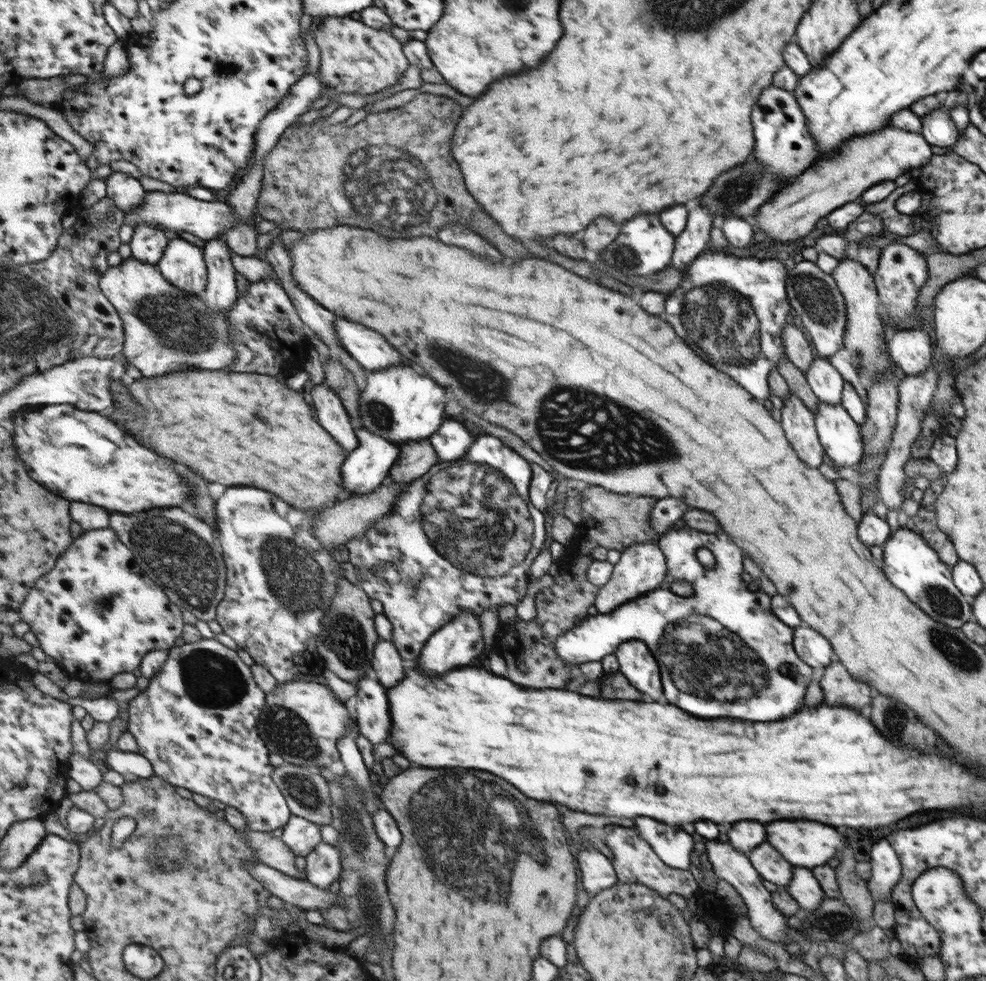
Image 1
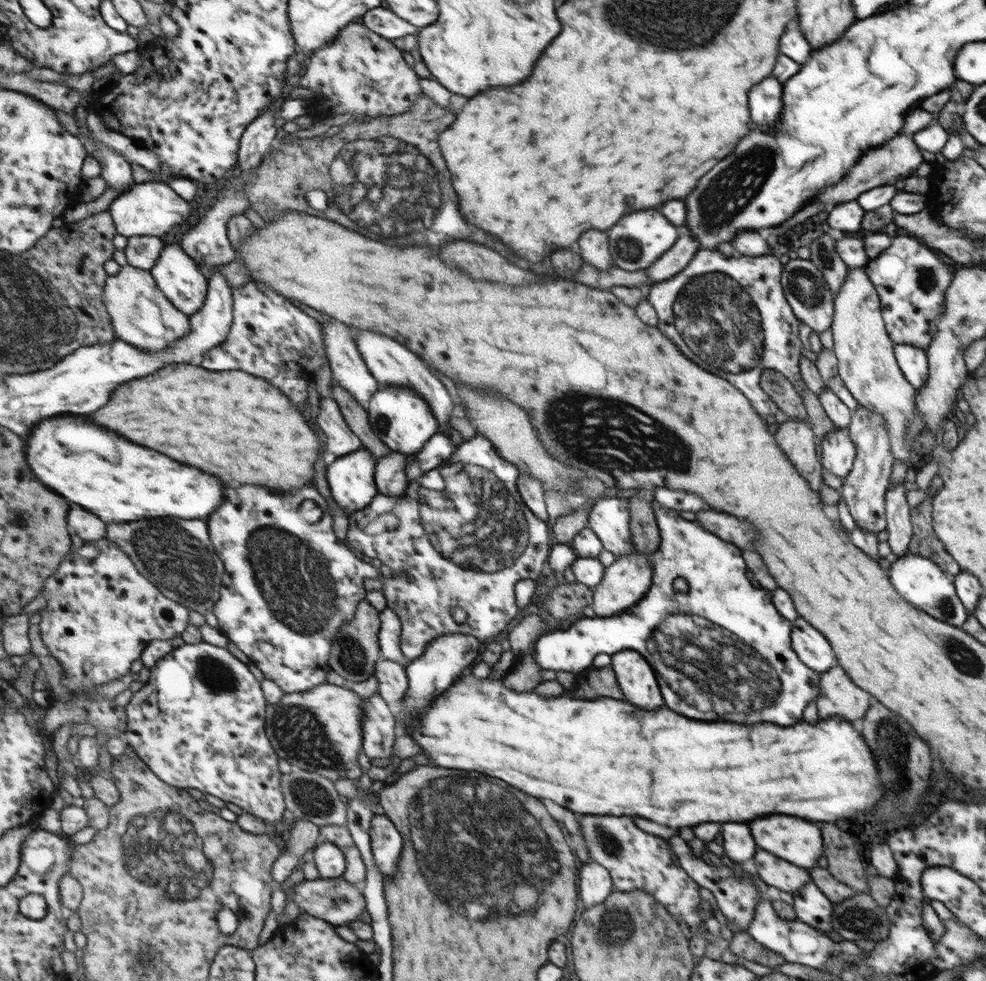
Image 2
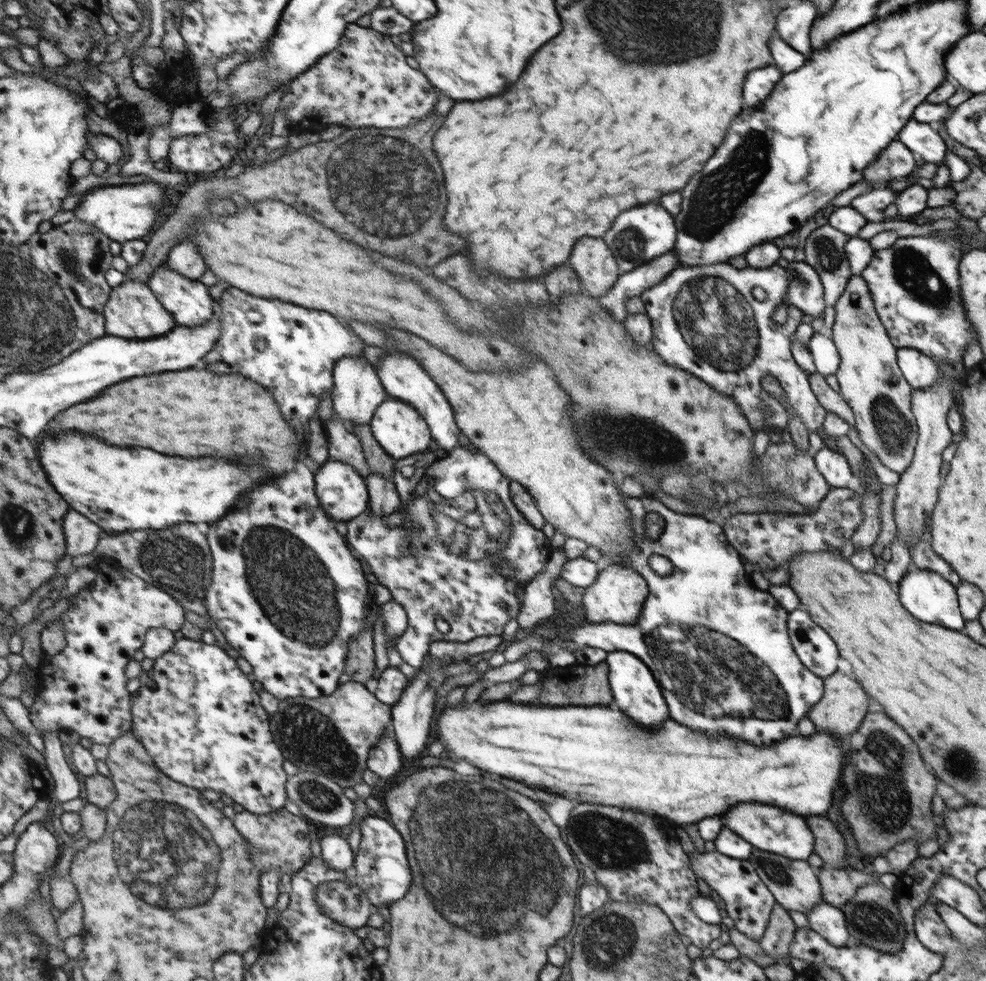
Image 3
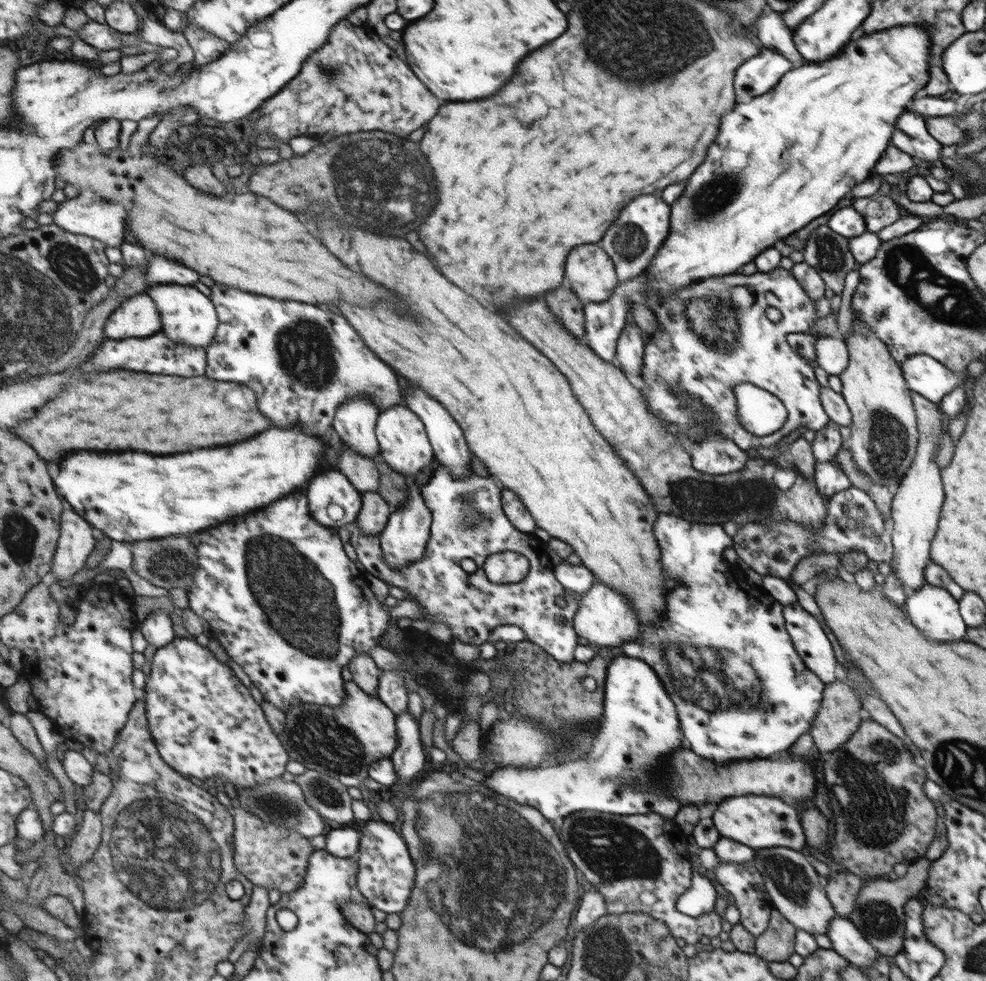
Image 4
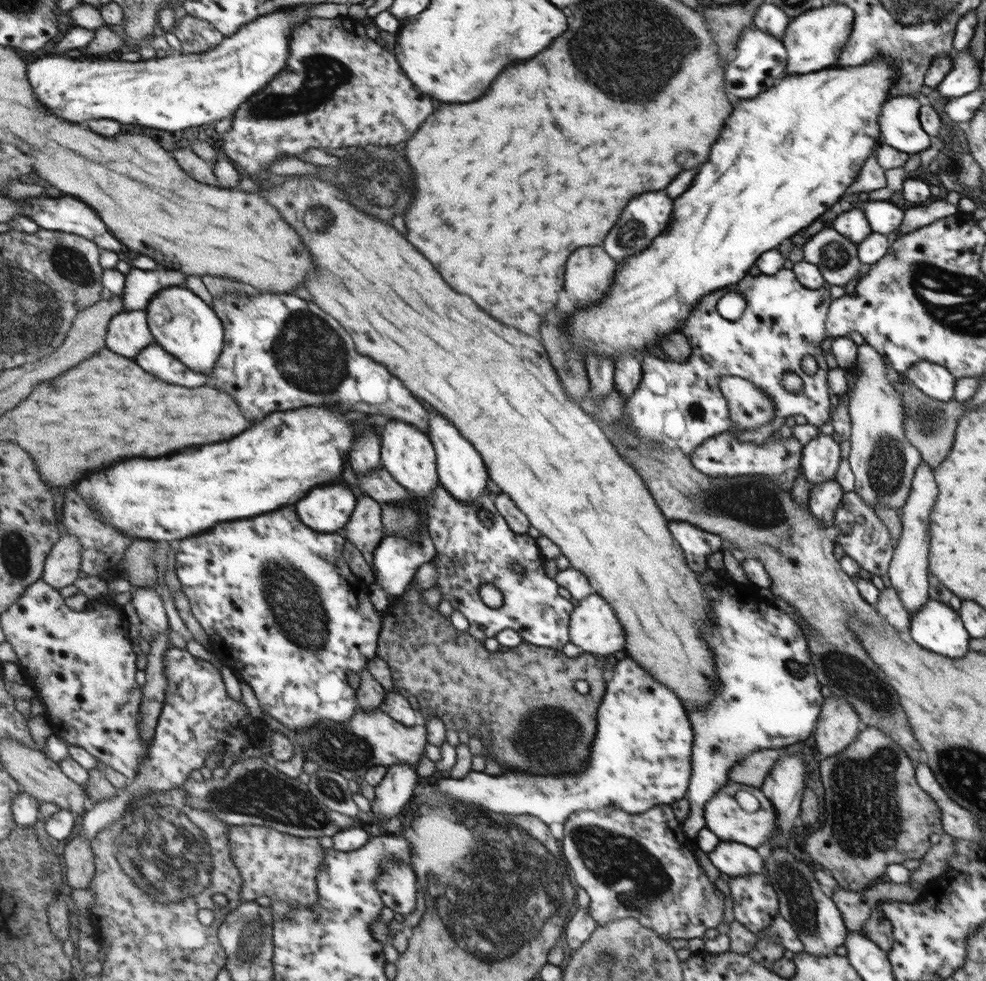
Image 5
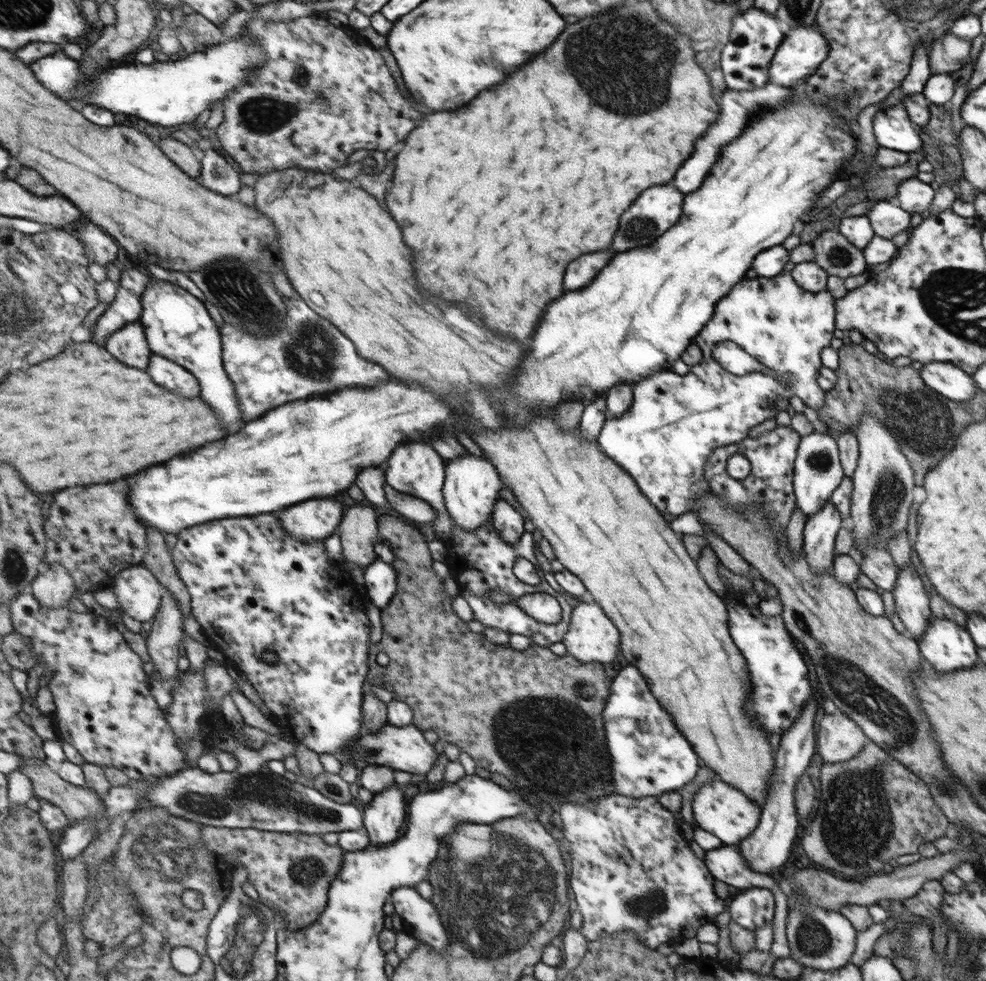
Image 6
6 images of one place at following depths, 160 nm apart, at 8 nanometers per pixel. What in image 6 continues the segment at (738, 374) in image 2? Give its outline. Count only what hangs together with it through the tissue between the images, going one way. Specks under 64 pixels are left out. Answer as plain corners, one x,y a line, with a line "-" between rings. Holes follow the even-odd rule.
782,272
776,277
762,277
757,276
752,280
744,280
740,284
736,284
736,288
732,288
732,292
728,296
724,296
724,300
720,300
720,308
716,308
716,318
712,318
708,324
699,332
698,338
695,339
696,345
700,347
703,353
702,361
694,366
689,367
689,373
685,375
678,375
674,371
660,371
647,379
638,381
633,385
633,401
628,407
628,410
623,415
616,418
607,417
604,426
601,428
600,434
597,436
597,440
601,449
612,460
615,460
621,467
624,467
639,484
639,488
647,496
652,504
656,505
656,508
667,518
677,518
685,512
689,512
694,508
695,502
698,497
706,496
706,492
710,492
710,486
705,478
705,464
707,458
711,455
712,450
716,447
723,447
727,444
739,443
741,440
749,437
750,428
754,428
757,424
768,420
768,418
774,418
778,412
787,410
789,407
789,400
791,396
798,396
803,400
805,406
818,410
825,403
827,398
825,390
820,388
817,378
819,378
819,371
823,368
821,362
821,352
826,347
831,346
831,341
836,336
837,330
835,328
835,304
838,302
828,290
824,292
808,292
807,289
800,288
799,284
796,284
795,280
792,280
791,272
-
730,340
734,342
744,353
747,353
750,357
753,357
760,364
760,369
748,374
738,376
728,372
722,365
718,364
718,361
714,360
712,351
714,347
720,342
-
780,377
785,378
785,382
779,380

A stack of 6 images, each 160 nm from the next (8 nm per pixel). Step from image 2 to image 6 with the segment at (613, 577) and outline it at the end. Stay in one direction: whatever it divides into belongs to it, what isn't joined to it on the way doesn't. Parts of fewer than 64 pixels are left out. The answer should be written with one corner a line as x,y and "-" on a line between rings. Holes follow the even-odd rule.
577,601
573,606
570,620
568,632
562,639
570,655
583,663
602,662
606,664
616,658
618,648
622,648
620,646
621,632
618,632
619,628
596,601
589,603

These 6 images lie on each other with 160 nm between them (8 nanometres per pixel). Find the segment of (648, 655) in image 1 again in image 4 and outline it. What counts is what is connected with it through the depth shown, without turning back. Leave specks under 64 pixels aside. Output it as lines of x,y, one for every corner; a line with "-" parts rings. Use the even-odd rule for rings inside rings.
616,656
607,676
602,721
604,732
600,732
600,740
596,740
592,756
554,768
504,768
488,780
488,788
514,798
518,804
532,804
534,808
540,808
548,820
594,809
626,816
650,814
652,810
666,818
674,818
680,804
662,794
654,794
652,788
656,786
648,784
660,770
660,762
684,740
676,714
678,710
674,708
667,686
662,684
659,675
654,674
646,662
629,656
-
632,784
638,790
632,790

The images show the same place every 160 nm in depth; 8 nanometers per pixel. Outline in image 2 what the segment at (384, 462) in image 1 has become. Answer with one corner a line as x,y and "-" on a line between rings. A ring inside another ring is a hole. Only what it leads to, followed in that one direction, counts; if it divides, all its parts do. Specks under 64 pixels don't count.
363,446
359,451
338,458
330,466
330,488
337,503
350,513
368,507
376,492
378,460

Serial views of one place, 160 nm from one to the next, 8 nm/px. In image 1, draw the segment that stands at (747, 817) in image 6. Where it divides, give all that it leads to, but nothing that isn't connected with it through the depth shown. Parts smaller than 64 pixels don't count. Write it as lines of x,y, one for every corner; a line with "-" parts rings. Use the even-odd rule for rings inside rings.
778,820
766,824
766,842
770,842
774,848
780,848
780,852
784,852
784,856
788,856
788,861
792,864
811,870
826,865
828,860
836,856
836,852
844,848
844,836
838,830
810,820
796,820
796,822

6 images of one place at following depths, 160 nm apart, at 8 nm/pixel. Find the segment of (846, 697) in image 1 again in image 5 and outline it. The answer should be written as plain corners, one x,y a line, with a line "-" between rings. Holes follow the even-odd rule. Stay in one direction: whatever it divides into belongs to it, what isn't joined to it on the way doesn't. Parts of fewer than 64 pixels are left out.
828,698
814,736
824,758
842,753
860,734
860,718
855,708
842,698

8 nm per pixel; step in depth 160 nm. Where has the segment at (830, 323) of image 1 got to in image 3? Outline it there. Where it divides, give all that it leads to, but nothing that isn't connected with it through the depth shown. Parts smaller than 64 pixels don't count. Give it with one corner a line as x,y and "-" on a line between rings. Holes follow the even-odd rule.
792,261
786,268
791,283
787,300
814,319
825,314
824,288
814,268
806,261

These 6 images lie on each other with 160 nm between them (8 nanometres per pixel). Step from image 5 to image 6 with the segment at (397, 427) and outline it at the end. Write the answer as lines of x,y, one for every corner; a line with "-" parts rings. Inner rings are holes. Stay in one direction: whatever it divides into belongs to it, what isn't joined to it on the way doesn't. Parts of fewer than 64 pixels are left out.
408,442
400,444
396,452
392,452
392,460
388,460
385,482
394,490
404,494
415,496
424,500
435,510
436,518
433,520
433,529
438,540
451,537
453,523
443,499
443,485
446,483
446,461
440,456
440,452
424,442

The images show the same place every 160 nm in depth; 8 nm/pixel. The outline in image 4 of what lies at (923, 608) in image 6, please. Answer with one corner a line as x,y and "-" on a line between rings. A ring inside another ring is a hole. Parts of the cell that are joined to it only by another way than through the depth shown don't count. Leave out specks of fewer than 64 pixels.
916,392
914,407
919,417
920,440
914,462
908,467
907,474
899,484
898,492
891,502
891,518
894,529
891,533
893,559
889,563
902,581
904,589
916,590
926,583
924,569
931,561
930,542
938,530
938,516
944,504
944,490
940,480
940,467
934,461
940,450
942,438
943,414
937,403
924,398

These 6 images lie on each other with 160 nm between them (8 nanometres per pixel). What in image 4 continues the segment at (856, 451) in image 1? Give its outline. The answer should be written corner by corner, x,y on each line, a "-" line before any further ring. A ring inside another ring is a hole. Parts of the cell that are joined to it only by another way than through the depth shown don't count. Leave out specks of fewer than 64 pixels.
835,458
828,462
815,461
814,482
818,492
829,498
852,487
847,474

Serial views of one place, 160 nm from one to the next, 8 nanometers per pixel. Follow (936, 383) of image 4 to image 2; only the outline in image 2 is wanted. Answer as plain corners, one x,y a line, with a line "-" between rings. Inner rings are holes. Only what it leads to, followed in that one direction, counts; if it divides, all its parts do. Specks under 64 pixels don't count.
895,344
895,358
910,384
920,389
927,384
930,361
924,349
908,344

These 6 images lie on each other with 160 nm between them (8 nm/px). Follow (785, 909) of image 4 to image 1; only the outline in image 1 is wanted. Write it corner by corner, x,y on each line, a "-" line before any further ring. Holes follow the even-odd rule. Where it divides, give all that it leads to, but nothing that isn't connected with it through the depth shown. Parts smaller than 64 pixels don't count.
768,842
756,846
750,854
748,854
752,866
761,874
763,880
773,882
779,887
786,888
792,878
792,866
788,864
788,860
784,860
780,856
780,852
770,846

